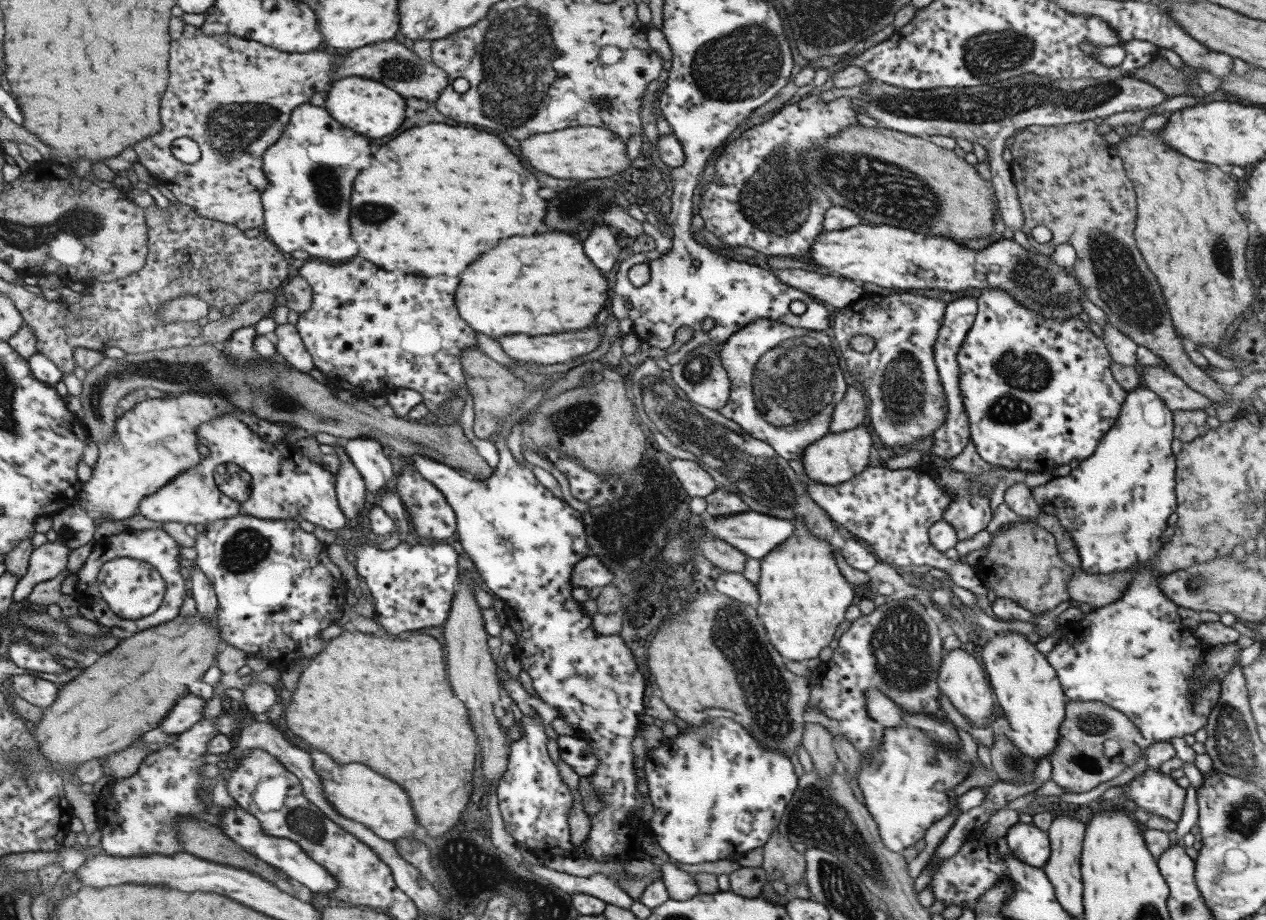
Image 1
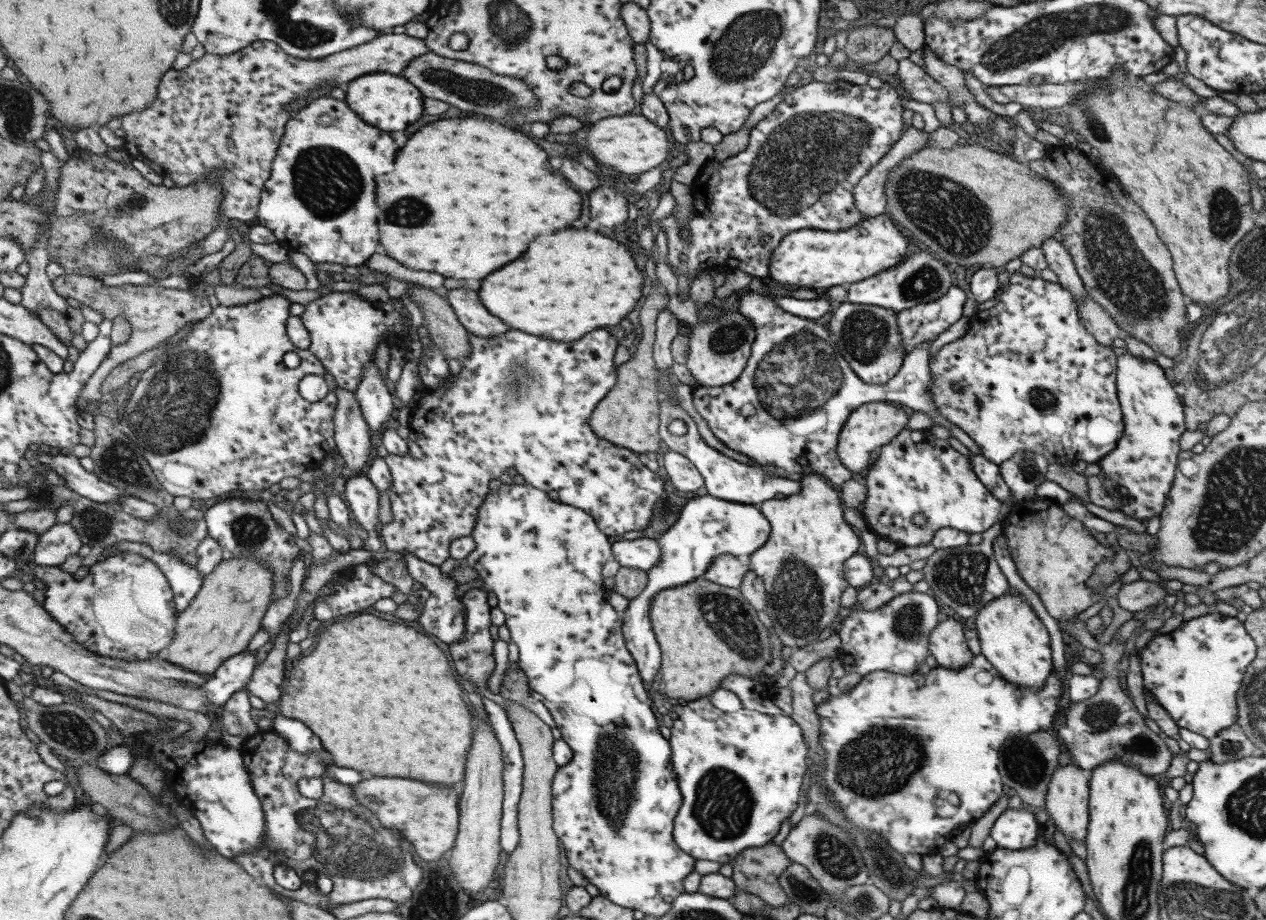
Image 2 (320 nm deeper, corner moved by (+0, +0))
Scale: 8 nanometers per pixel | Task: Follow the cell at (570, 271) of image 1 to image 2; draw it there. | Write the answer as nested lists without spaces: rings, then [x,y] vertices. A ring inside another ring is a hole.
[[[567,228],[537,236],[519,260],[483,278],[479,300],[509,328],[573,342],[591,330],[621,322],[641,298],[641,284],[643,276],[627,246],[593,230]]]

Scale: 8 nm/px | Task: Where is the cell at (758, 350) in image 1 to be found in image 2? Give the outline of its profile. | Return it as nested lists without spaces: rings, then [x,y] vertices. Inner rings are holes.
[[[751,290],[740,297],[738,311],[751,321],[756,332],[743,371],[729,384],[718,387],[699,385],[691,390],[694,409],[705,420],[713,436],[729,450],[740,452],[758,464],[779,468],[785,474],[816,472],[827,477],[831,484],[838,487],[851,476],[851,472],[844,467],[843,463],[840,463],[837,456],[836,446],[841,427],[855,407],[884,401],[889,404],[894,402],[901,404],[907,411],[919,410],[919,412],[927,413],[933,425],[939,424],[948,428],[951,430],[952,438],[956,438],[969,451],[977,451],[976,444],[960,428],[939,416],[928,394],[931,377],[928,354],[931,341],[919,343],[905,353],[901,368],[895,377],[890,378],[886,383],[865,384],[855,376],[846,361],[842,359],[829,331],[823,325],[793,316],[781,310],[769,295],[761,292],[758,294]],[[799,456],[805,456],[808,462],[806,466],[797,463]]]

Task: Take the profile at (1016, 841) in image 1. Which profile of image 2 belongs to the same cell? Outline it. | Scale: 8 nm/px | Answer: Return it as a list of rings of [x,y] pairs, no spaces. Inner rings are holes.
[[[1006,808],[991,825],[989,836],[996,847],[1006,850],[1025,850],[1036,841],[1039,824],[1032,813],[1023,809]]]

